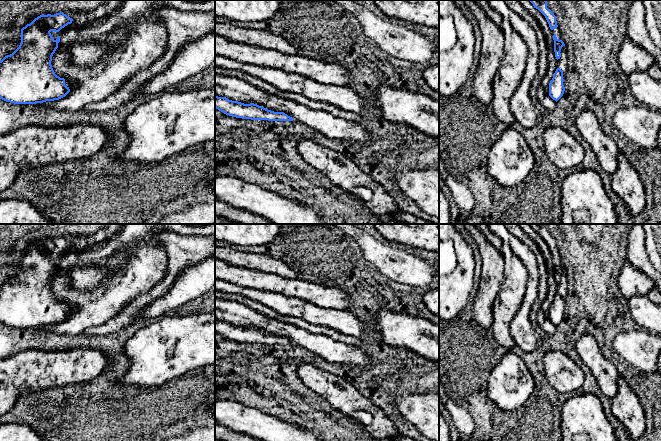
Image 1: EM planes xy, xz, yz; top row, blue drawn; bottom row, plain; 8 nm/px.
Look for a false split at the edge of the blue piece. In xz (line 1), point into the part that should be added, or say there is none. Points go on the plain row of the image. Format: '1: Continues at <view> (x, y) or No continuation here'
1: No continuation here

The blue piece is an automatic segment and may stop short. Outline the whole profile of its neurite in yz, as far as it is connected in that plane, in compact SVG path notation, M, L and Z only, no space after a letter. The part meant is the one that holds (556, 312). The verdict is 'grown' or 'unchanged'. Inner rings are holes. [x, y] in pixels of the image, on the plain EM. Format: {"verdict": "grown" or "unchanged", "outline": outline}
{"verdict": "grown", "outline": "M553 259L554 276L557 283L557 293L549 307L549 320L556 326L563 320L568 296L568 277L562 264Z"}

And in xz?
{"verdict": "unchanged", "outline": "M215 320L215 332L226 339L251 344L293 345L283 336L274 336L254 327L244 328L226 321Z"}

